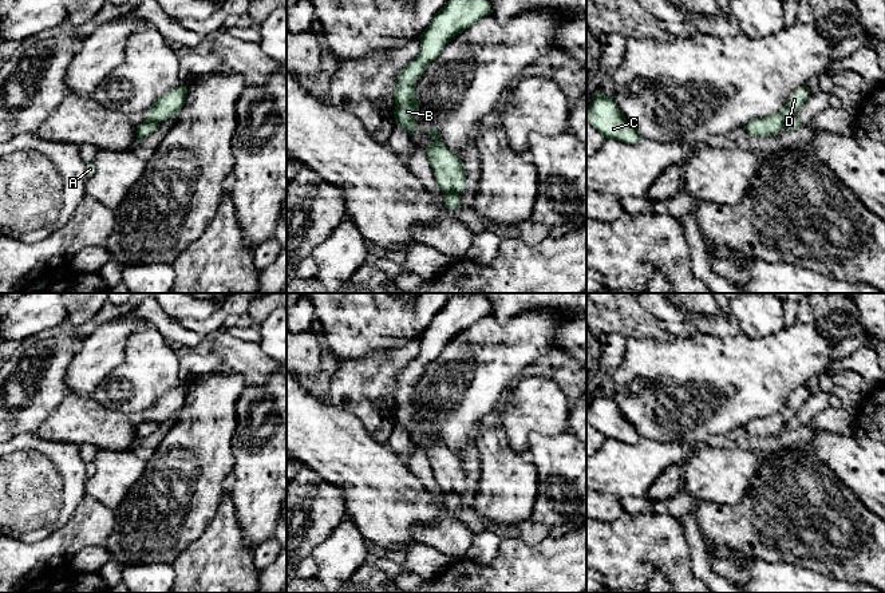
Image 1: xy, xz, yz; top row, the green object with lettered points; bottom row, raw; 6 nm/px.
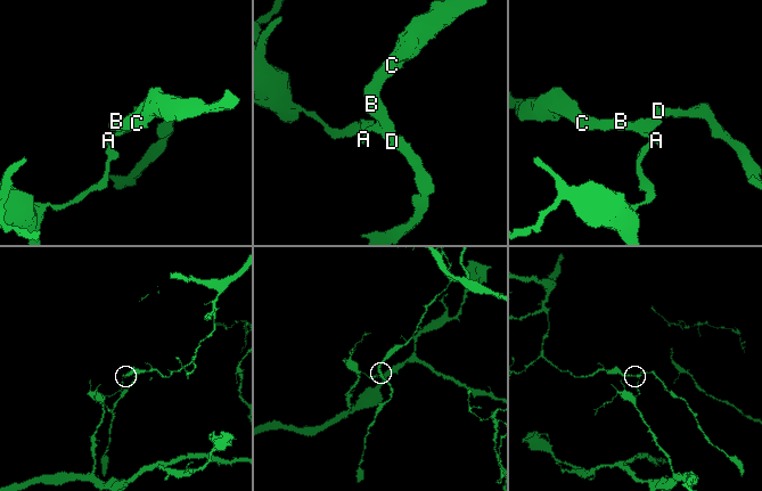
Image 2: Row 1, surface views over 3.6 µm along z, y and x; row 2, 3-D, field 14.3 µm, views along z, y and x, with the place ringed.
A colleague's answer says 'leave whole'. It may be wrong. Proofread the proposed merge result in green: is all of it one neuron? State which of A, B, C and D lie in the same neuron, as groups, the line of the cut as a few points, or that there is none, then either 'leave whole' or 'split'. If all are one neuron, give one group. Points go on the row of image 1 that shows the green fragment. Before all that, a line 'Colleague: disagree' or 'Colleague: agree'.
Colleague: disagree
groups A / B C D; cut xz (442, 190), (455, 190), (458, 193); split

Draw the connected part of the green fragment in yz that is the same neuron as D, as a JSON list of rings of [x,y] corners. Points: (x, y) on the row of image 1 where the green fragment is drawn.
[[[806,86],[799,87],[789,98],[787,103],[781,112],[771,114],[766,118],[756,118],[750,120],[744,129],[750,135],[766,137],[770,134],[777,135],[783,129],[787,119],[794,118],[801,107],[806,103],[810,96],[810,91]]]

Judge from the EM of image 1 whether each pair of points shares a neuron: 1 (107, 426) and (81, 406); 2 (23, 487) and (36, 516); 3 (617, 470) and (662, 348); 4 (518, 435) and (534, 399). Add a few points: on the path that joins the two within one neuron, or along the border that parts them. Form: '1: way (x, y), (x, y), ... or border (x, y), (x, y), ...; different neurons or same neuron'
1: way (101, 426), (87, 412); same neuron
2: way (30, 494), (36, 501), (36, 509); same neuron
3: border (641, 438), (672, 443); different neurons
4: way (520, 426), (530, 415), (530, 408); same neuron

